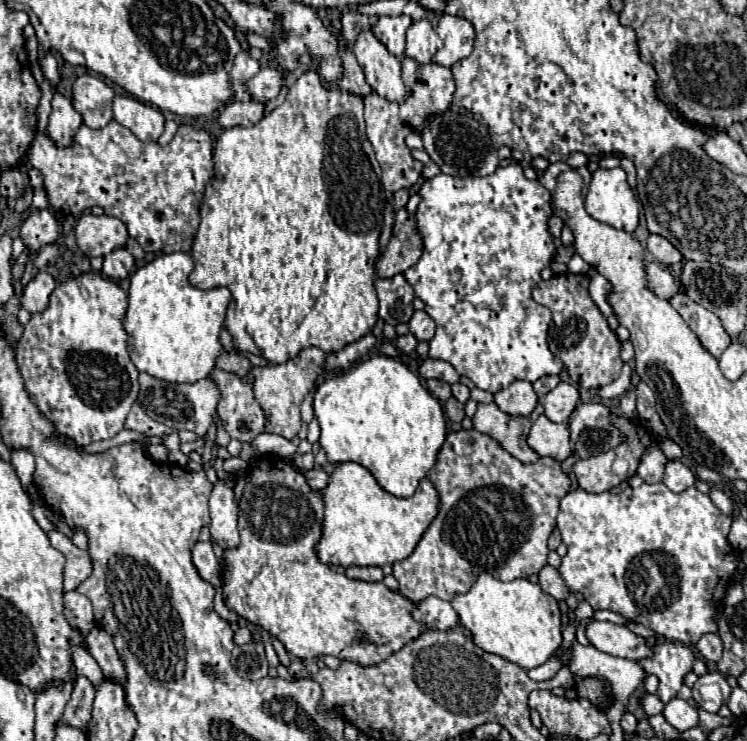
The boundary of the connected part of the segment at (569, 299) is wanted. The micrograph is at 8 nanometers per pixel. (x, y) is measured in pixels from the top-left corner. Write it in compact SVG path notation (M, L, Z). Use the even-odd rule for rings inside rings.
M557 274L537 284L533 300L547 306L553 314L555 330L549 332L549 350L563 360L569 378L581 388L601 388L619 378L623 362L619 358L619 340L591 300L587 286L589 280L583 274Z

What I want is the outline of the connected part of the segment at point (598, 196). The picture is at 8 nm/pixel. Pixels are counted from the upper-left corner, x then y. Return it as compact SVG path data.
M599 168L593 174L585 208L595 220L617 230L635 232L639 224L639 204L621 168Z

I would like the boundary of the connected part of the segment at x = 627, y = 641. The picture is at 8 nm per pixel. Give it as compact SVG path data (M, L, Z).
M593 620L587 626L585 634L597 650L611 656L629 658L629 660L643 660L653 656L653 648L647 644L647 640L631 632L627 626Z

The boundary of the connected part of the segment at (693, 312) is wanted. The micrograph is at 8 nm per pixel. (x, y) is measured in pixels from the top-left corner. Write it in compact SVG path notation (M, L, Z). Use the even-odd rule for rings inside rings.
M679 292L677 296L673 296L673 300L669 300L669 302L683 316L683 320L689 324L689 328L697 334L697 338L701 340L701 344L715 358L719 358L723 354L723 350L731 344L731 336L725 332L719 316L715 316L707 308L699 306L697 302L693 302L683 292Z

